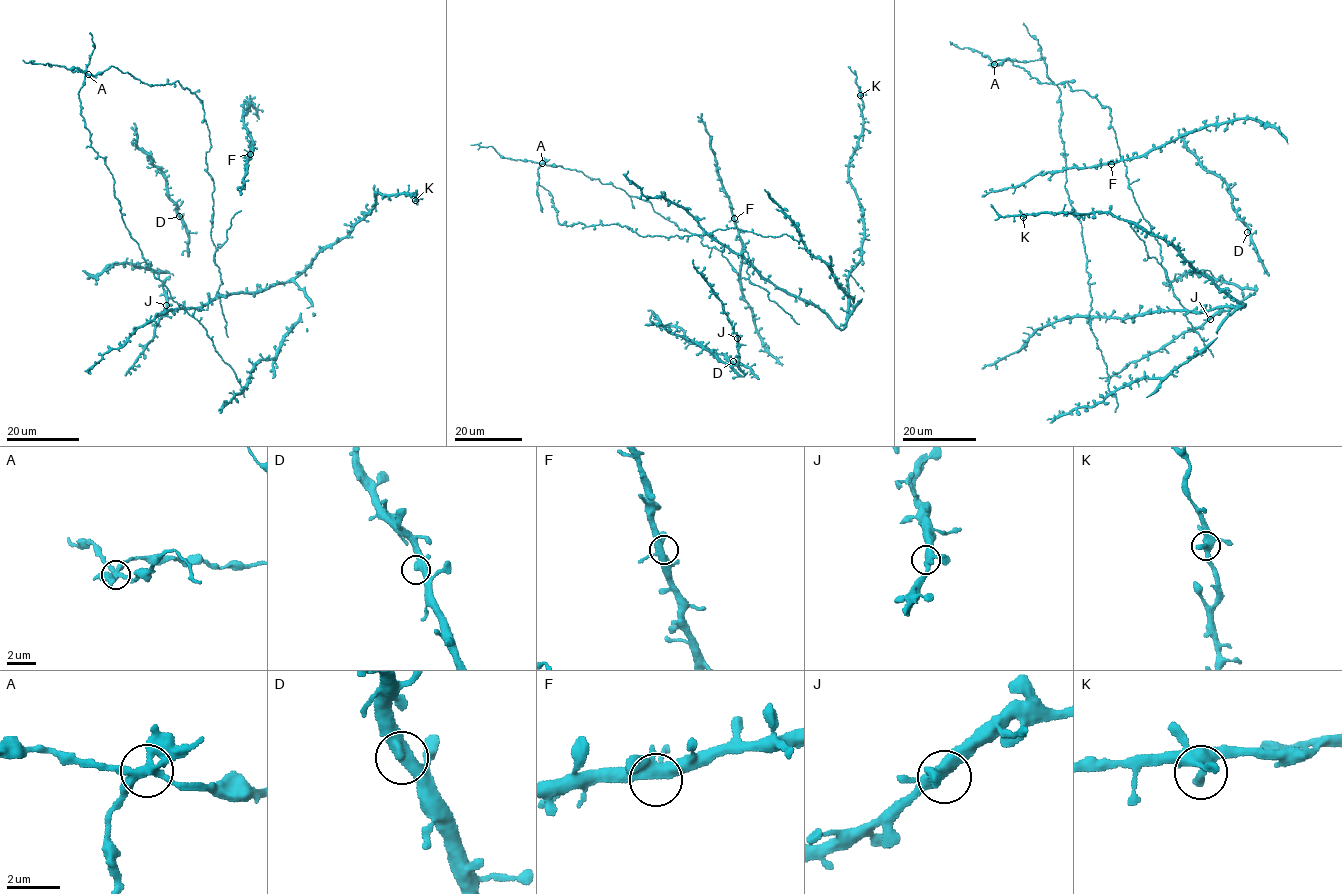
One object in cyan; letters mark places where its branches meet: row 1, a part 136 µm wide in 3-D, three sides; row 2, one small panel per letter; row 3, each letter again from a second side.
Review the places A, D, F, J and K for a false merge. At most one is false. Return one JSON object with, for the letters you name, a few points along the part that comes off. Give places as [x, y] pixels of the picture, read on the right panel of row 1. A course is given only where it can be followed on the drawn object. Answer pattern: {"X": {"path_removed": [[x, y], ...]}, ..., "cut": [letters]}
{"A": {"path_removed": [[994, 64], [999, 60], [1027, 62], [1045, 57]]}, "cut": ["A"]}

